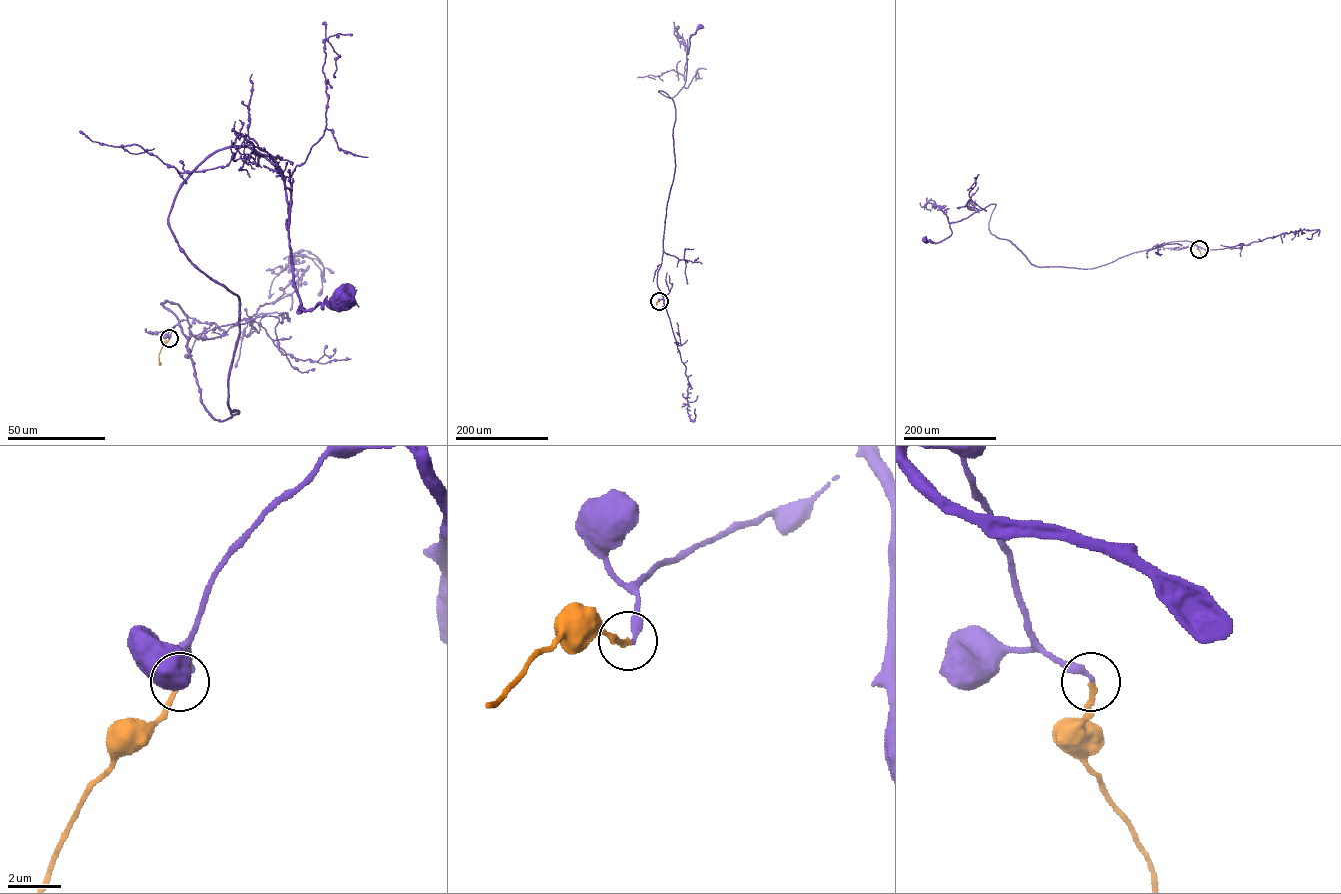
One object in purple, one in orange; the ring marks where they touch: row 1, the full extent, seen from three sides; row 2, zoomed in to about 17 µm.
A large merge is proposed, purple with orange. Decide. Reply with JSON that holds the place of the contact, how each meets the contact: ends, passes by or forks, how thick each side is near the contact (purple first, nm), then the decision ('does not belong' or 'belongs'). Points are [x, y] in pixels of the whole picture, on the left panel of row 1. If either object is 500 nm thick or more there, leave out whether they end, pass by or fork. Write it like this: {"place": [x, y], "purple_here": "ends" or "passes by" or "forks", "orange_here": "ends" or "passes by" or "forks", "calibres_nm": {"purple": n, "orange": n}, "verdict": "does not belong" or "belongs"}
{"place": [169, 338], "purple_here": "ends", "orange_here": "ends", "calibres_nm": {"purple": 260, "orange": 200}, "verdict": "belongs"}

